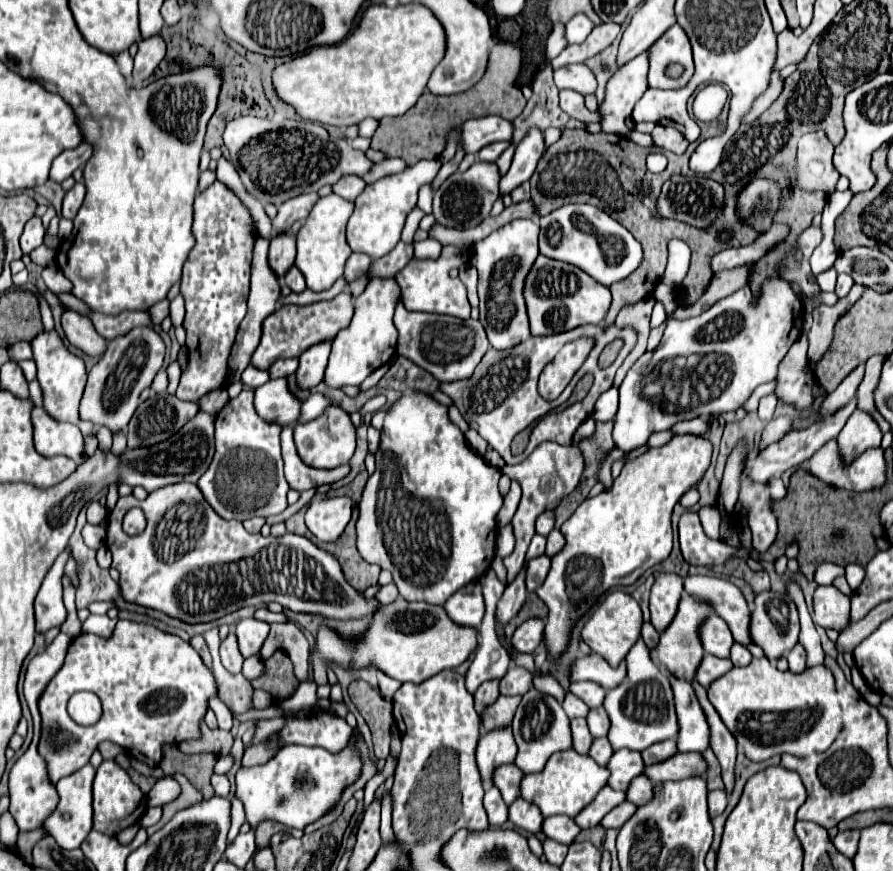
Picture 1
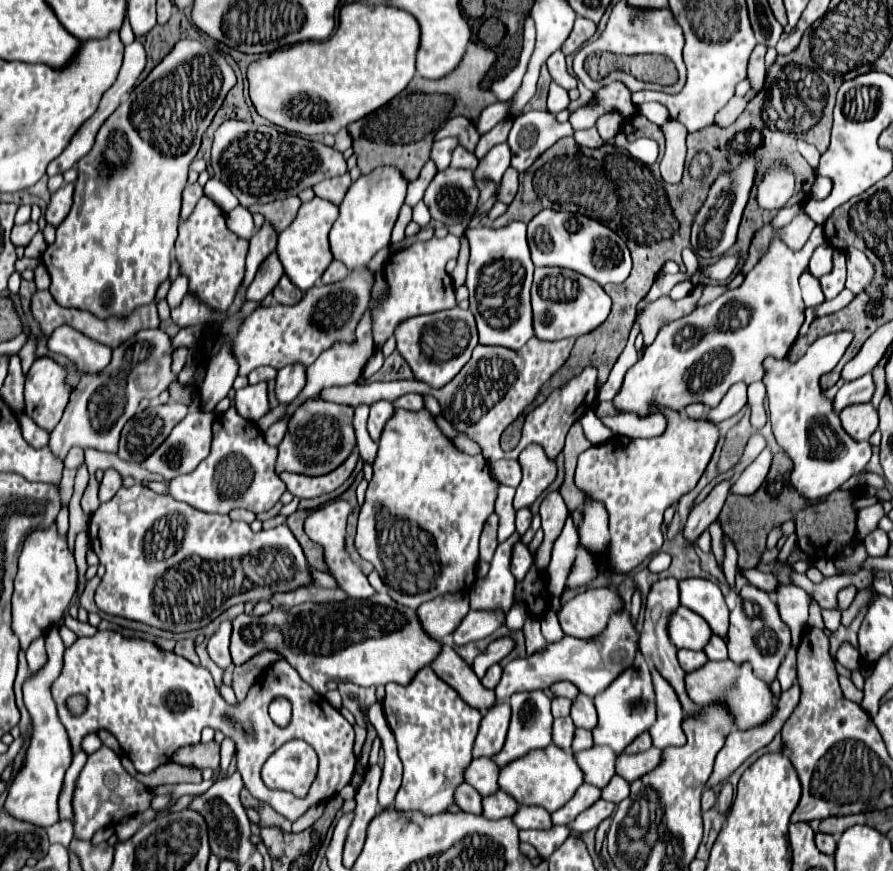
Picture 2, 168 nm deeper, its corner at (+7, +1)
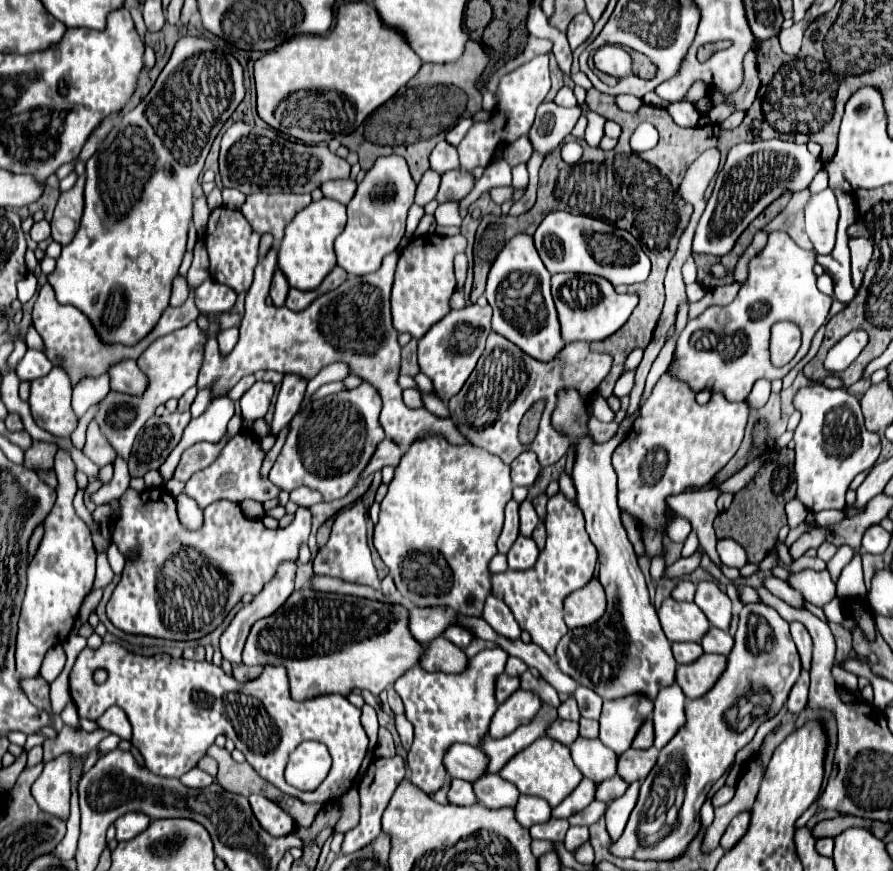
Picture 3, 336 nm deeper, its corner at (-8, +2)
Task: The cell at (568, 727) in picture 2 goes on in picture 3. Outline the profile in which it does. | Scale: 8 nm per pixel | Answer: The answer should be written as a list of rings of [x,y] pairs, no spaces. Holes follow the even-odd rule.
[[[556,719],[548,729],[546,735],[564,743],[564,745],[572,745],[572,741],[578,737],[578,723],[574,721],[564,721],[564,719]]]

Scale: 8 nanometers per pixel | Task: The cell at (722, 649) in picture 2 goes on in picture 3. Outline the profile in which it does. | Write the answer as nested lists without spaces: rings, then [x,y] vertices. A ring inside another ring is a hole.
[[[710,627],[710,629],[706,631],[706,635],[702,637],[700,645],[702,645],[704,653],[728,655],[728,653],[732,651],[734,641],[732,641],[730,633],[726,633],[726,631],[722,631],[722,629],[716,629],[716,627]]]

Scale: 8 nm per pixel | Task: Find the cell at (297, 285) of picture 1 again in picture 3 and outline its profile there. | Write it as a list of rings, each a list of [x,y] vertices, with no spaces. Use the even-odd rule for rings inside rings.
[[[290,289],[288,299],[286,299],[286,307],[292,309],[292,311],[302,311],[302,309],[306,309],[316,297],[318,297],[318,291],[298,291],[298,289]]]

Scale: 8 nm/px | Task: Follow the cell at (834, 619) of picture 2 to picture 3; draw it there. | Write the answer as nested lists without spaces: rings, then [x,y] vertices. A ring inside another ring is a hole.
[[[834,597],[830,603],[826,603],[822,607],[822,611],[824,611],[824,615],[830,623],[840,623],[844,619],[844,611],[842,611],[842,605],[840,605],[838,597]]]

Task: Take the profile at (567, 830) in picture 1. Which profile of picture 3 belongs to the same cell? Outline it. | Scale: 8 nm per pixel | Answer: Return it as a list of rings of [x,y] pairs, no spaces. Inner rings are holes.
[[[520,795],[518,803],[514,805],[516,821],[522,827],[532,827],[536,823],[544,823],[550,819],[550,805],[546,801],[540,801],[540,797],[528,797]]]

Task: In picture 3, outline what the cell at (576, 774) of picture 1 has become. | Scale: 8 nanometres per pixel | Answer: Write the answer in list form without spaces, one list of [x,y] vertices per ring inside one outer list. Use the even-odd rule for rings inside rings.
[[[540,737],[520,753],[516,753],[502,769],[500,777],[514,783],[522,795],[536,795],[550,803],[550,807],[556,807],[572,789],[580,783],[582,775],[572,765],[572,757],[568,753],[566,745],[560,745],[558,741],[552,741],[550,737]]]

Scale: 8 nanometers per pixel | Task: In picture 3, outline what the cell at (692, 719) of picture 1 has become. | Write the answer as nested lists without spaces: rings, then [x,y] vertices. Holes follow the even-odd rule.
[[[674,683],[670,687],[664,687],[656,701],[654,701],[654,747],[662,749],[672,735],[676,733],[676,729],[680,729],[680,725],[684,725],[684,693],[682,689]]]

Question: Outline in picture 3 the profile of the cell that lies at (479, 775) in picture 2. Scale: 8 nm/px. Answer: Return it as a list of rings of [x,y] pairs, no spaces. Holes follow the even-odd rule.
[[[454,743],[444,753],[444,767],[452,779],[458,777],[472,783],[484,775],[484,755],[472,745]]]

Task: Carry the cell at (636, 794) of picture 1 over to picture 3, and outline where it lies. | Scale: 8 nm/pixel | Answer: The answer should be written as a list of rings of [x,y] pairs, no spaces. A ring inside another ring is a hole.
[[[614,775],[614,777],[610,777],[610,779],[606,779],[606,781],[602,781],[602,783],[596,785],[596,795],[594,797],[598,801],[610,803],[616,797],[620,797],[624,793],[624,789],[628,789],[628,783],[626,781],[620,781],[620,777]]]

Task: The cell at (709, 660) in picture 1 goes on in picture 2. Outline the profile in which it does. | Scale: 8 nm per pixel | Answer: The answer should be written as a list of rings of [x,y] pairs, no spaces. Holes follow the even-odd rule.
[[[679,650],[677,652],[677,658],[681,662],[681,668],[685,672],[693,672],[693,670],[699,670],[701,666],[705,666],[709,662],[707,654],[705,652],[693,652],[693,650]]]

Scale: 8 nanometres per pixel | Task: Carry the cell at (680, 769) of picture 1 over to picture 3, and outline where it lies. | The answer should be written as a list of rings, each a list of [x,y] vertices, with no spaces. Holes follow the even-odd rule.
[[[628,749],[618,757],[618,767],[616,773],[622,777],[626,783],[632,781],[642,781],[650,769],[654,767],[658,757],[658,749]]]

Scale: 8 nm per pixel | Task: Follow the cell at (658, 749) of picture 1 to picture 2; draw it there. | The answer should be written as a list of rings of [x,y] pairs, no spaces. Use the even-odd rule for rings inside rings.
[[[641,734],[641,738],[635,738],[627,748],[625,748],[625,754],[639,754],[639,752],[645,752],[653,746],[651,742],[651,736],[649,734]]]

